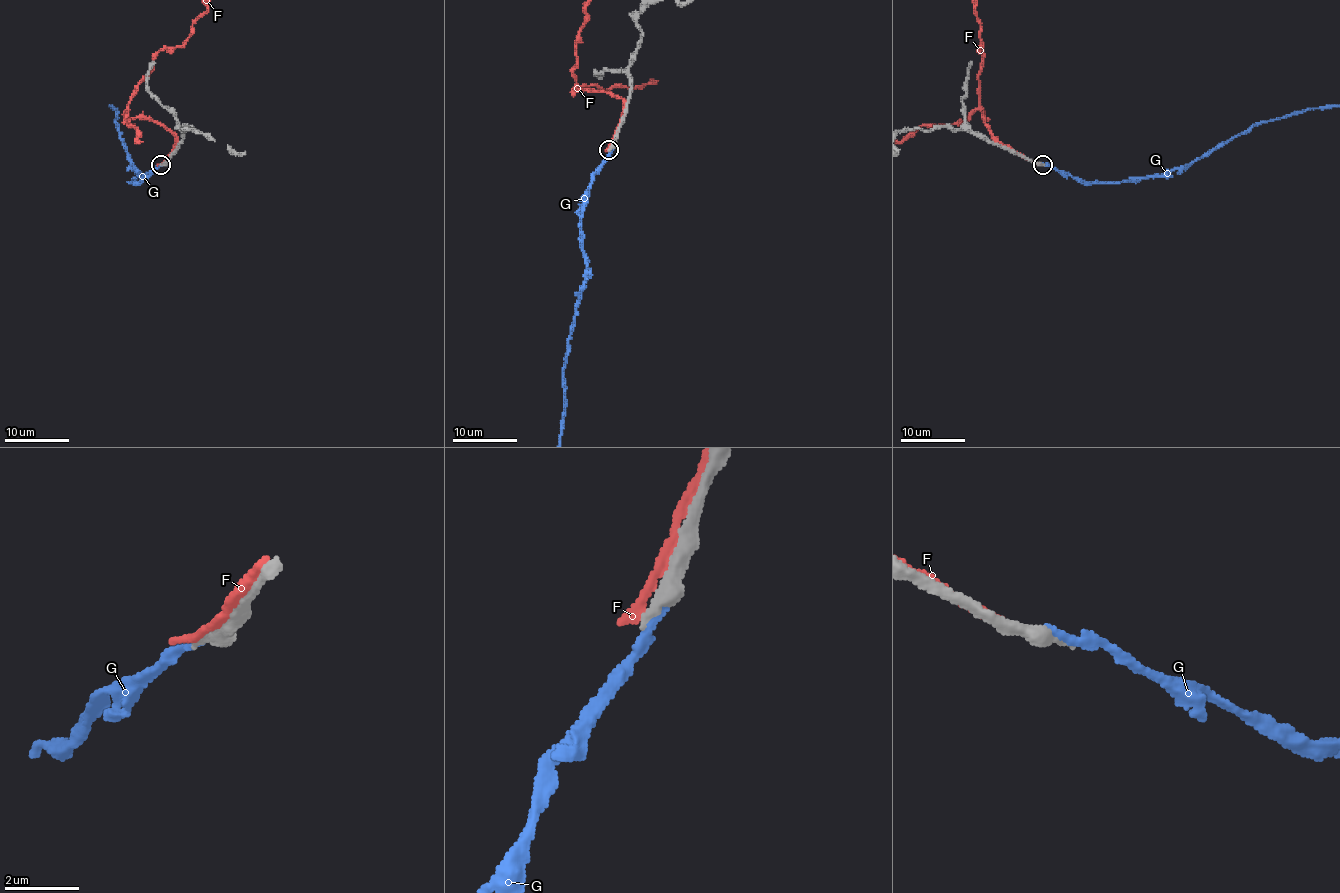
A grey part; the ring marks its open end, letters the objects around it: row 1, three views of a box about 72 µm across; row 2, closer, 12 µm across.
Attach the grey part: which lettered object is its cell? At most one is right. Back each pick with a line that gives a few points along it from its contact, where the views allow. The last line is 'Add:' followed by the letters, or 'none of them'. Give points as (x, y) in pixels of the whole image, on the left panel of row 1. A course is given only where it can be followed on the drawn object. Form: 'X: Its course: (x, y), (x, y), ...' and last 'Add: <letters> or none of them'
Add: none of them

